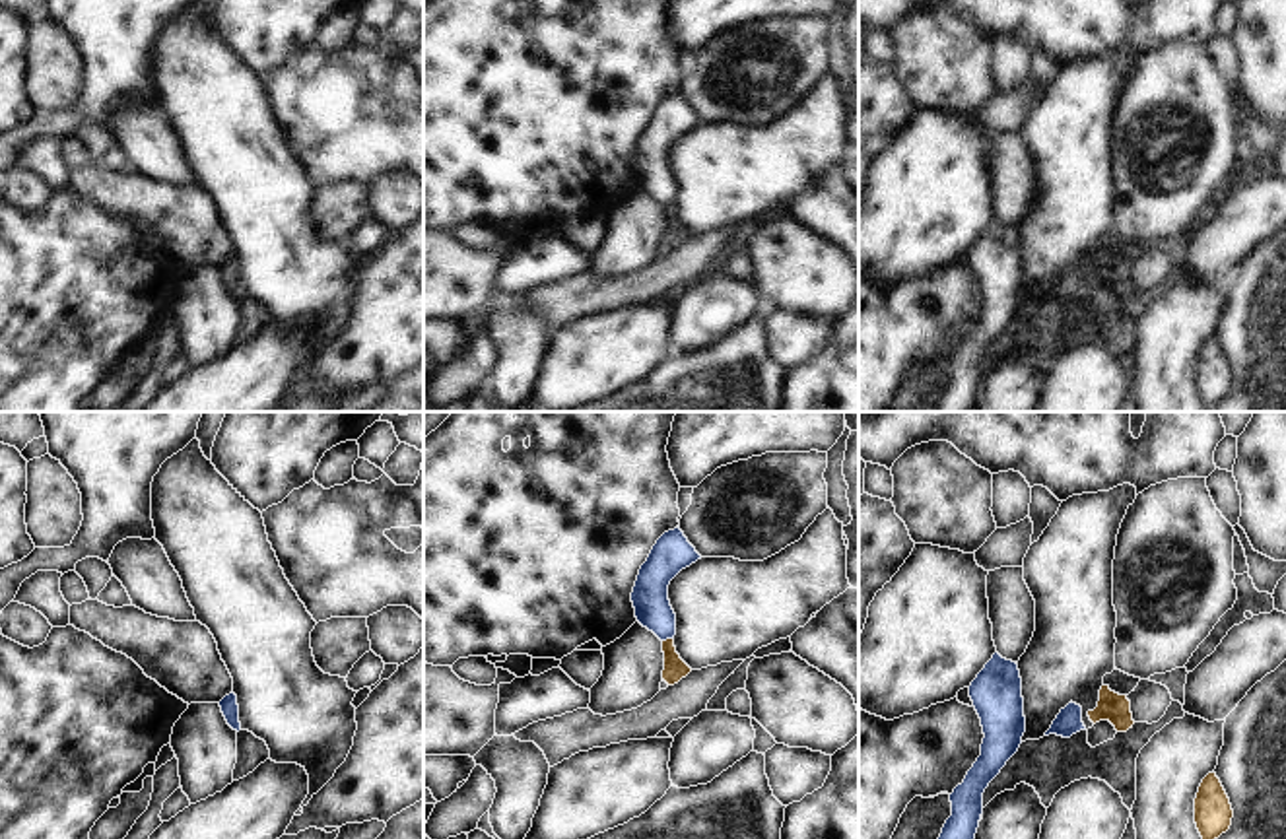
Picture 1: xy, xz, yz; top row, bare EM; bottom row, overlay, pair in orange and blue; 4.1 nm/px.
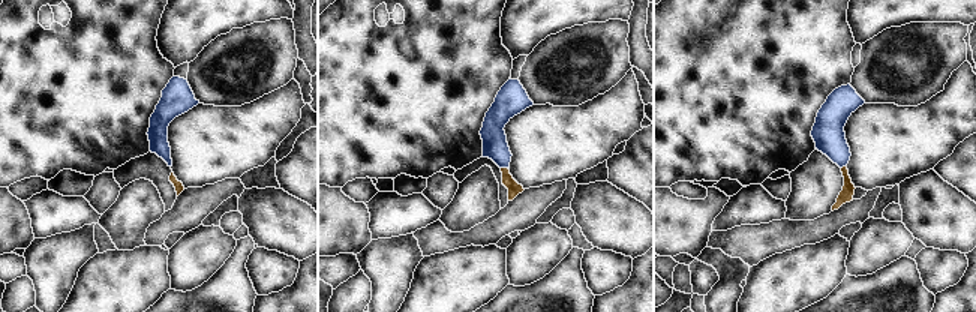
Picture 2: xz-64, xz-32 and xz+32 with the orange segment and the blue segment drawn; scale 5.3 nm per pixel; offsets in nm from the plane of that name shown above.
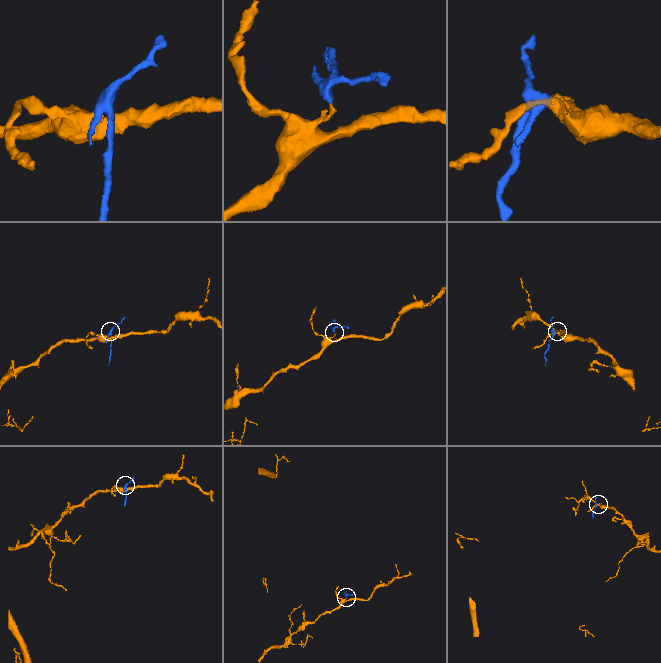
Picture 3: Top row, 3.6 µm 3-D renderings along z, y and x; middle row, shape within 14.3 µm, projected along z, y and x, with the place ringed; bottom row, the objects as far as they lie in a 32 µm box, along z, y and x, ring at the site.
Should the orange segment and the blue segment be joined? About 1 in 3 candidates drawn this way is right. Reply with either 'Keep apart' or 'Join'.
Keep apart.

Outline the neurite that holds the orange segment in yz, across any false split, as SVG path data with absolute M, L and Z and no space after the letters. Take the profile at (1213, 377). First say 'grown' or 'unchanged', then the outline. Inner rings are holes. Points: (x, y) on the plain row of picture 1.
unchanged; M1208 338L1195 363L1195 388L1204 412L1230 394L1232 383L1234 375L1220 344Z

